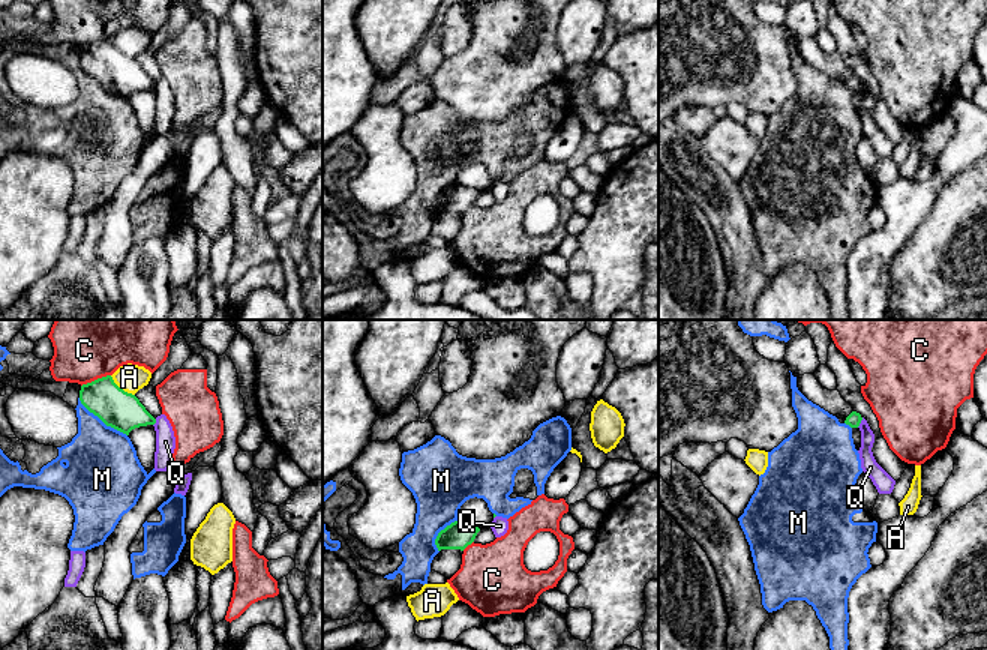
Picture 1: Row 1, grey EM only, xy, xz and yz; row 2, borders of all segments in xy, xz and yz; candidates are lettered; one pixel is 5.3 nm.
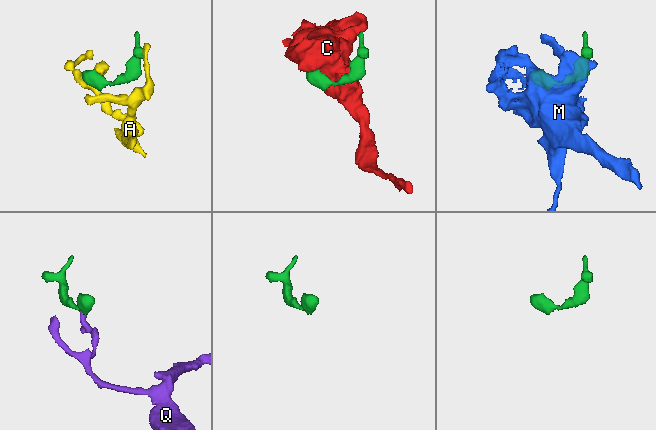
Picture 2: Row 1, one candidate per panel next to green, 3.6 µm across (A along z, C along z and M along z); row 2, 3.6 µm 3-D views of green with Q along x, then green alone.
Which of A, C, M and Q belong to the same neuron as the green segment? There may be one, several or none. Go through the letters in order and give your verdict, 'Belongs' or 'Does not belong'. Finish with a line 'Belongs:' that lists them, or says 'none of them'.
A: Does not belong
C: Does not belong
M: Does not belong
Q: Does not belong
Belongs: none of them

